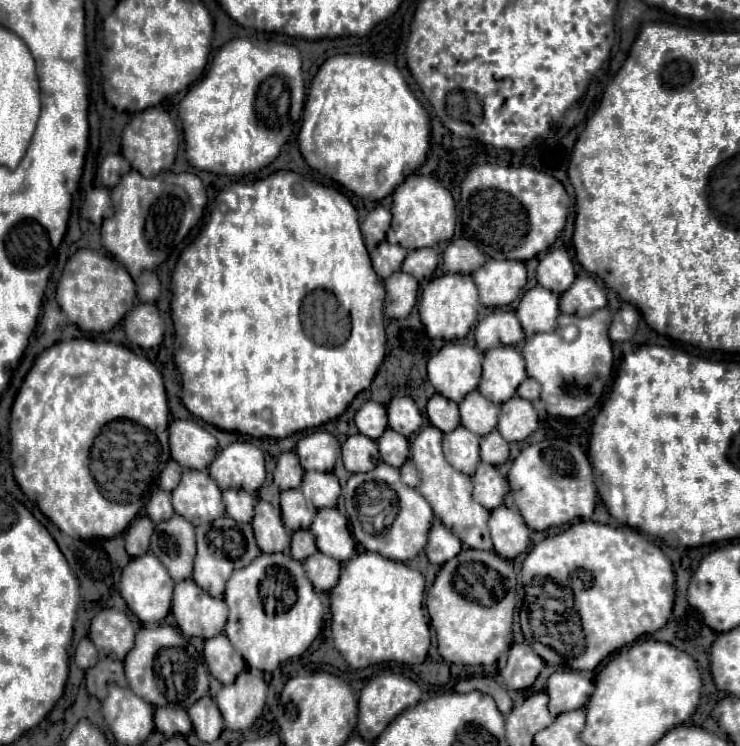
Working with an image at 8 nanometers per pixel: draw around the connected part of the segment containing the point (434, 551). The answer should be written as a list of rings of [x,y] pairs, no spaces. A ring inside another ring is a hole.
[[[434,519],[430,533],[428,533],[428,545],[426,545],[426,557],[432,565],[444,565],[452,557],[456,557],[462,551],[462,541],[456,537],[456,533]]]

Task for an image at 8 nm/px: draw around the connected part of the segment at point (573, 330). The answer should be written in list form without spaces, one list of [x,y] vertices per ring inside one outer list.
[[[598,309],[588,317],[558,315],[558,331],[536,333],[524,343],[524,359],[528,377],[542,385],[542,403],[550,415],[578,417],[584,415],[600,397],[612,375],[614,353],[608,337],[610,311]]]

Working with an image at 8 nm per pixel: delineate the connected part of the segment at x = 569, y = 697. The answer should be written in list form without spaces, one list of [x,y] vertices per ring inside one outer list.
[[[554,671],[546,683],[546,693],[550,697],[548,709],[552,717],[584,707],[592,695],[592,689],[594,683],[578,671]]]

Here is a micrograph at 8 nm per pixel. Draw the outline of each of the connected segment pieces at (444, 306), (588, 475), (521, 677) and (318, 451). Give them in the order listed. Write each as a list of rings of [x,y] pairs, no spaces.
[[[444,273],[444,275],[432,279],[424,287],[418,311],[420,311],[420,319],[426,327],[426,333],[432,339],[446,339],[446,341],[464,339],[478,317],[478,289],[470,275]]]
[[[546,439],[522,449],[508,471],[508,483],[516,507],[534,531],[544,531],[574,519],[590,519],[596,507],[596,485],[590,461],[580,445],[564,439]]]
[[[514,643],[504,669],[504,681],[510,689],[526,689],[536,681],[542,667],[544,661],[534,653],[530,645]]]
[[[314,431],[310,435],[304,435],[296,445],[300,465],[306,471],[332,471],[338,451],[340,443],[328,431]]]

